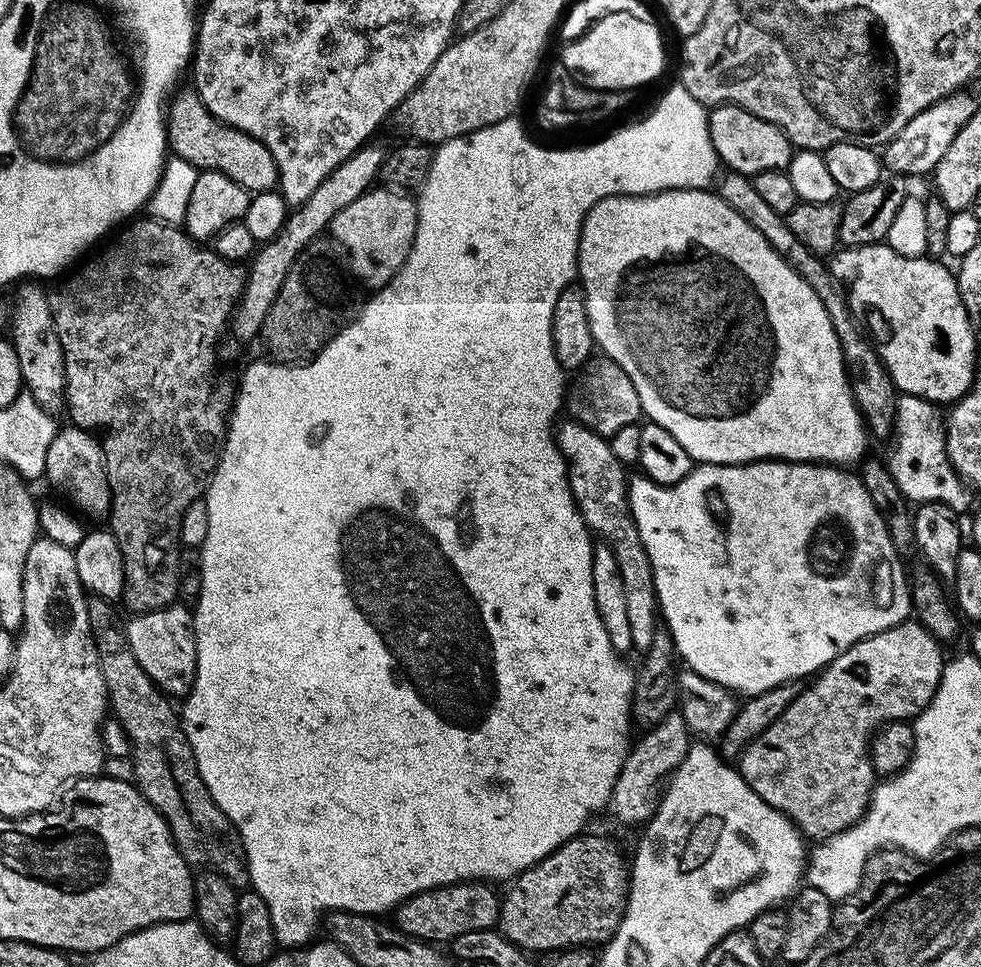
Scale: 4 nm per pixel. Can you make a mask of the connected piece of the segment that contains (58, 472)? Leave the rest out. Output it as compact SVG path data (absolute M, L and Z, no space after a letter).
M61 427L50 442L50 448L46 453L44 476L65 496L63 499L77 513L85 517L86 515L107 517L109 510L112 509L112 491L106 478L106 462L101 441L97 437L95 440L92 437L95 435L89 429L67 427Z

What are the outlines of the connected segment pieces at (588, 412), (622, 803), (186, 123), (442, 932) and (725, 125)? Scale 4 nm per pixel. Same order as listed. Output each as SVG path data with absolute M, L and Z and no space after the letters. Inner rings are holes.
M600 354L588 361L582 371L575 377L576 385L571 385L566 396L566 408L569 408L571 419L582 426L594 430L598 435L610 438L622 430L622 426L630 426L641 419L638 390L634 390L634 382L630 382L626 370L618 366L618 362Z
M676 710L671 711L653 729L645 731L640 737L642 738L637 744L635 741L631 745L612 791L610 813L612 812L613 818L620 824L647 825L660 804L662 781L671 777L676 767L686 758L690 747L688 727L683 716ZM660 779L662 779L661 784Z
M179 89L169 101L165 132L168 138L169 151L186 162L190 162L199 171L217 171L226 174L249 193L267 192L278 184L276 163L270 150L258 142L252 135L214 119L201 102L195 89Z
M465 882L422 890L406 898L395 908L395 928L410 938L435 946L447 945L454 938L458 938L458 934L467 934L470 930L496 928L501 897L496 896L492 888L495 887L488 882Z
M737 104L715 105L708 112L708 129L716 159L725 169L754 177L766 170L787 169L788 163L792 161L794 149L784 131Z

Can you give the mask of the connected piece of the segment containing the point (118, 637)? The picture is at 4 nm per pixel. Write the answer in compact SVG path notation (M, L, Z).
M95 598L88 600L90 630L94 638L94 646L98 650L102 678L108 687L110 712L121 724L121 728L125 731L131 744L130 759L134 783L142 795L148 799L150 806L154 806L154 810L158 810L164 821L168 823L174 842L188 865L199 866L201 869L222 874L238 890L247 889L250 884L248 859L244 853L240 836L236 833L236 827L214 802L210 790L206 790L206 782L202 782L202 774L198 774L198 766L194 762L194 750L190 750L190 742L180 724L177 709L172 709L173 701L160 691L160 687L146 674L146 670L142 670L142 666L138 666L138 658L134 658L134 650L130 650L128 645L124 624L116 617L116 612L112 608L115 607L107 600Z

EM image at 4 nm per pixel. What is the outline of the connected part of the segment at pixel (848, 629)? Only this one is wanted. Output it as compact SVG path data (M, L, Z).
M791 460L700 464L674 485L655 484L648 476L633 475L628 482L628 505L634 526L638 526L638 538L642 538L642 546L646 546L650 558L658 612L672 635L677 657L684 659L688 663L685 665L702 678L730 688L741 697L762 694L762 690L779 684L803 681L803 676L819 673L831 660L850 650L850 646L909 619L913 611L909 577L900 576L902 557L894 550L886 522L855 471L831 464Z

